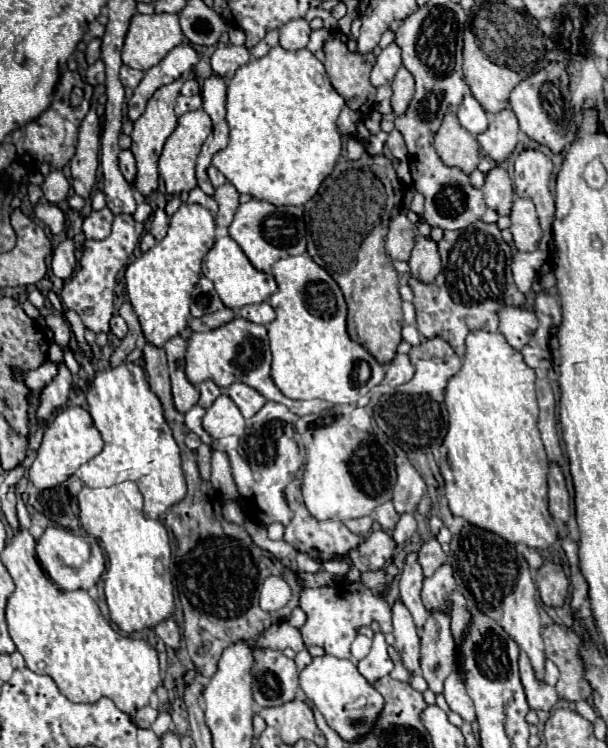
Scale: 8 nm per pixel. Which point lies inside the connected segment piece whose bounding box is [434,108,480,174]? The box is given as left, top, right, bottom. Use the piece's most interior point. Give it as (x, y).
(457, 147)

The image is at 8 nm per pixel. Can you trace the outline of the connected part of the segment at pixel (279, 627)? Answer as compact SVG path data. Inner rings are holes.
M280 622L280 624L270 626L258 638L258 646L266 646L266 648L274 648L274 650L292 648L294 652L304 650L304 642L302 642L300 630L298 628L292 628L288 622Z

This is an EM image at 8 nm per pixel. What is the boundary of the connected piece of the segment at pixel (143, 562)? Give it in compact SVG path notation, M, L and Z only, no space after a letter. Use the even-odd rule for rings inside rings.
M122 482L110 488L88 488L84 486L78 494L80 524L88 536L100 538L102 548L108 556L108 570L104 575L104 594L110 610L110 620L126 634L156 628L160 622L174 616L174 594L170 576L170 538L160 520L152 520L142 510L142 494L134 482Z

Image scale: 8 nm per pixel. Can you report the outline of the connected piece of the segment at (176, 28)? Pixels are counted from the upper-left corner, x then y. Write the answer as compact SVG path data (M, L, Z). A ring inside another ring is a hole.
M134 14L122 48L122 62L146 72L182 42L178 14Z

